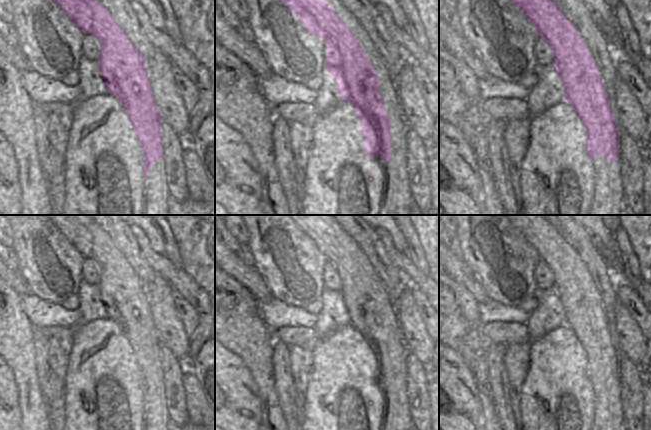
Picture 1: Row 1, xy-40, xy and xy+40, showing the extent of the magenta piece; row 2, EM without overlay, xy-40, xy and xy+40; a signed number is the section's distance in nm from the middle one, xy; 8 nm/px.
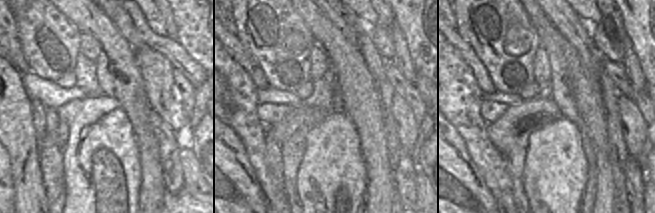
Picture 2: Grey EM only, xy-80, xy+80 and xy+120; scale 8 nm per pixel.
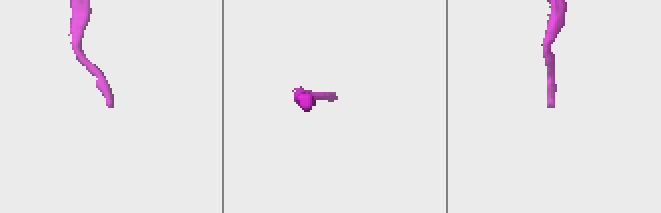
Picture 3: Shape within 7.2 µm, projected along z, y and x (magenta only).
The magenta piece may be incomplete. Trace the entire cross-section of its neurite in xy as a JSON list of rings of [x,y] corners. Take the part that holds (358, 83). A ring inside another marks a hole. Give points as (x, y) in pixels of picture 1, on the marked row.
[[[326,0],[282,2],[300,19],[310,36],[319,36],[328,45],[328,61],[324,67],[334,77],[339,97],[356,109],[371,168],[366,215],[397,215],[392,127],[372,63]]]

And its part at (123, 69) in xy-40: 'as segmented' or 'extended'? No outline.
extended

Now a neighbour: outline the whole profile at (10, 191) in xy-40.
[[[0,132],[0,215],[20,215],[21,211],[18,163],[12,145]]]

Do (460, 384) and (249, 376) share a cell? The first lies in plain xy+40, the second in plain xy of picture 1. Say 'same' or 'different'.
different

